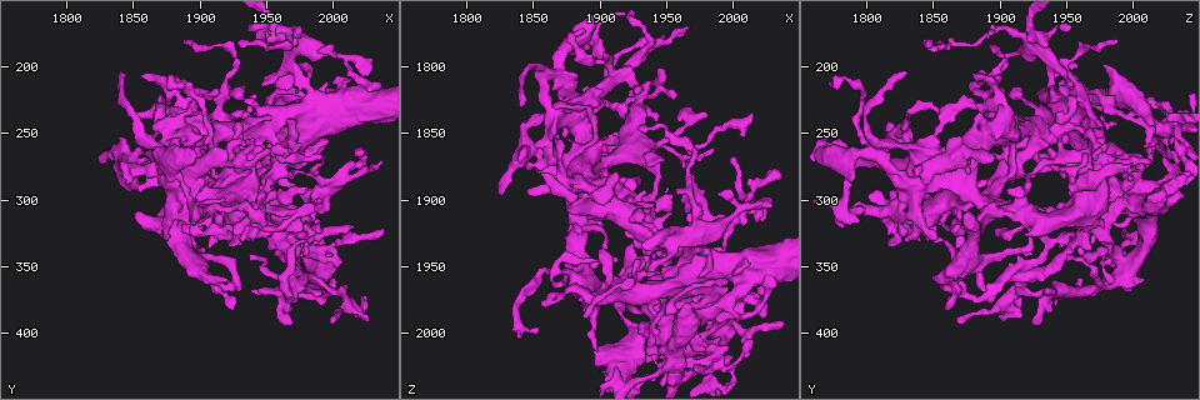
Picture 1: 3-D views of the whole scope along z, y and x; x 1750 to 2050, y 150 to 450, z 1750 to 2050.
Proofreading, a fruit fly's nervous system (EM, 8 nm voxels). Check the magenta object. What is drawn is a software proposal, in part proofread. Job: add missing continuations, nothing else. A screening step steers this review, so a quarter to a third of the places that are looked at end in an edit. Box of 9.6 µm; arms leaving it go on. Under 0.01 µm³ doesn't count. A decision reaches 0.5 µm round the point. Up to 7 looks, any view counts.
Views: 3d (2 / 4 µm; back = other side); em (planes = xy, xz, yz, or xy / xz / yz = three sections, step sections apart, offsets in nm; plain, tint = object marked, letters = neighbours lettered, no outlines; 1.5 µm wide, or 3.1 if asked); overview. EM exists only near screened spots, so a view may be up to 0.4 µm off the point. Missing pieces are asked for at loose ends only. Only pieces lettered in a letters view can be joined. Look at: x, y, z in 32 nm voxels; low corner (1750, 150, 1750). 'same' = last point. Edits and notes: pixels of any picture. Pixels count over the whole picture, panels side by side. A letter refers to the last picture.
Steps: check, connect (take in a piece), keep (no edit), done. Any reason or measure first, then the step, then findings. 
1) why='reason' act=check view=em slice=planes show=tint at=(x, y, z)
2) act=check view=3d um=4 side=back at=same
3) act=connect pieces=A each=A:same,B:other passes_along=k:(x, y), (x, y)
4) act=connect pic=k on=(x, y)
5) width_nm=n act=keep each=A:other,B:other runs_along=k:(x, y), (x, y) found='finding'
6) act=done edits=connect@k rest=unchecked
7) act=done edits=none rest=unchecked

why='tapers out' act=check view=3d um=2 at=(1908, 338, 1868)

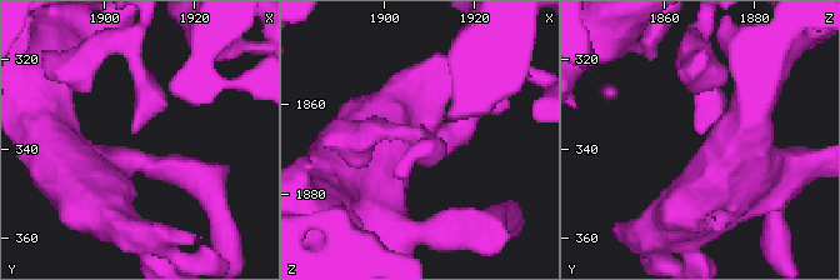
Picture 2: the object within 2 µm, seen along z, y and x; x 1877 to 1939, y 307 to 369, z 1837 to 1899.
why='need the tissue' act=check view=em slice=planes show=letters at=(1906, 337, 1868)

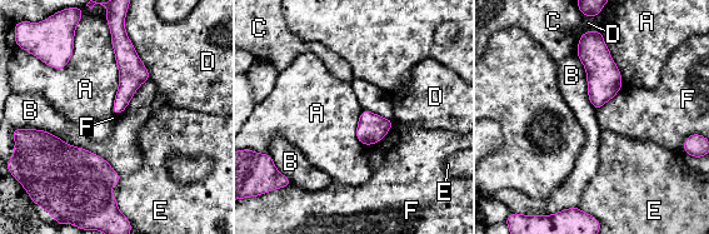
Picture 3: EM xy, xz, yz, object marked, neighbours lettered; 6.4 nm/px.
act=keep each=A:other,B:other,C:other,D:other,E:other,F:other border=3:(109, 30), (118, 68), (114, 114) found='none of them fits'

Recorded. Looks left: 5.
why='tapers out' act=check view=3d um=2 at=(1988, 306, 1864)

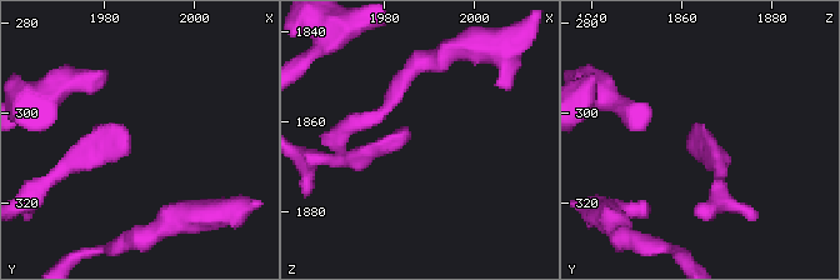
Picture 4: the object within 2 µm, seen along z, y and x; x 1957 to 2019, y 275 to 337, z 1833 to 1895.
why='need the tissue' act=check view=em slice=planes show=letters at=(1986, 305, 1863)

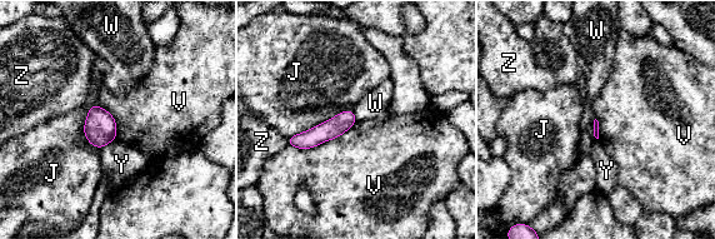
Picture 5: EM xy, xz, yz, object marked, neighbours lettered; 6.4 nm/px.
act=keep each=J:other,V:other,W:other,Y:other,Z:other border=5:(356, 120), (310, 148), (289, 145) found='no lettered piece goes on from it'

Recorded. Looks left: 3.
why='tapers out' act=check view=3d um=2 at=(1930, 238, 1816)

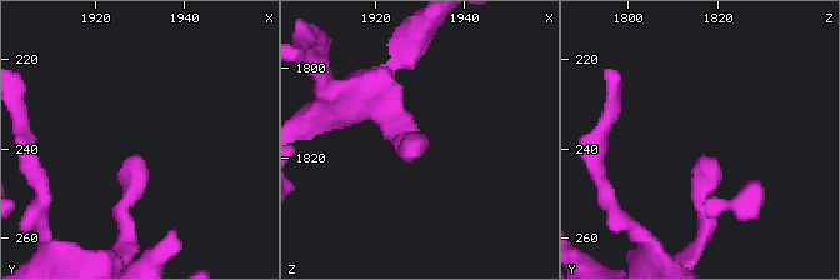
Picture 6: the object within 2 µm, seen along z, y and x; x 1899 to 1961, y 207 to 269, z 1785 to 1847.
act=check view=em slice=planes show=tint at=(1929, 241, 1816)

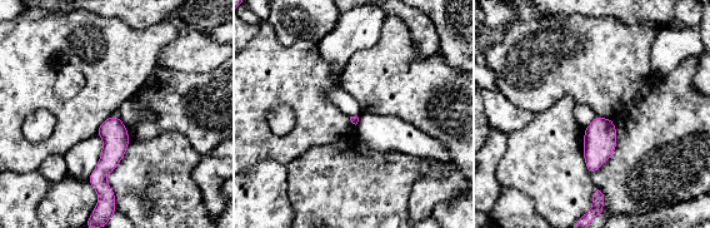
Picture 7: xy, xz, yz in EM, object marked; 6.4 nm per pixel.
why='see the neighbours' act=check view=em slice=planes show=letters at=same

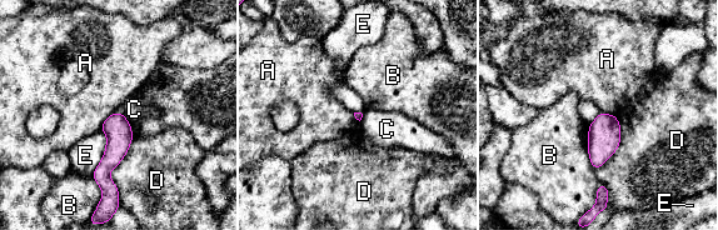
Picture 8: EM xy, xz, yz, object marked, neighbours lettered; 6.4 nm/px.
act=keep each=A:other,B:other,C:other,D:other,E:other runs_along=8:(118, 115), (118, 144), (105, 166), (111, 186) found='no lettered piece goes on from it'

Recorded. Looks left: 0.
act=done edits=none rest=unchecked

